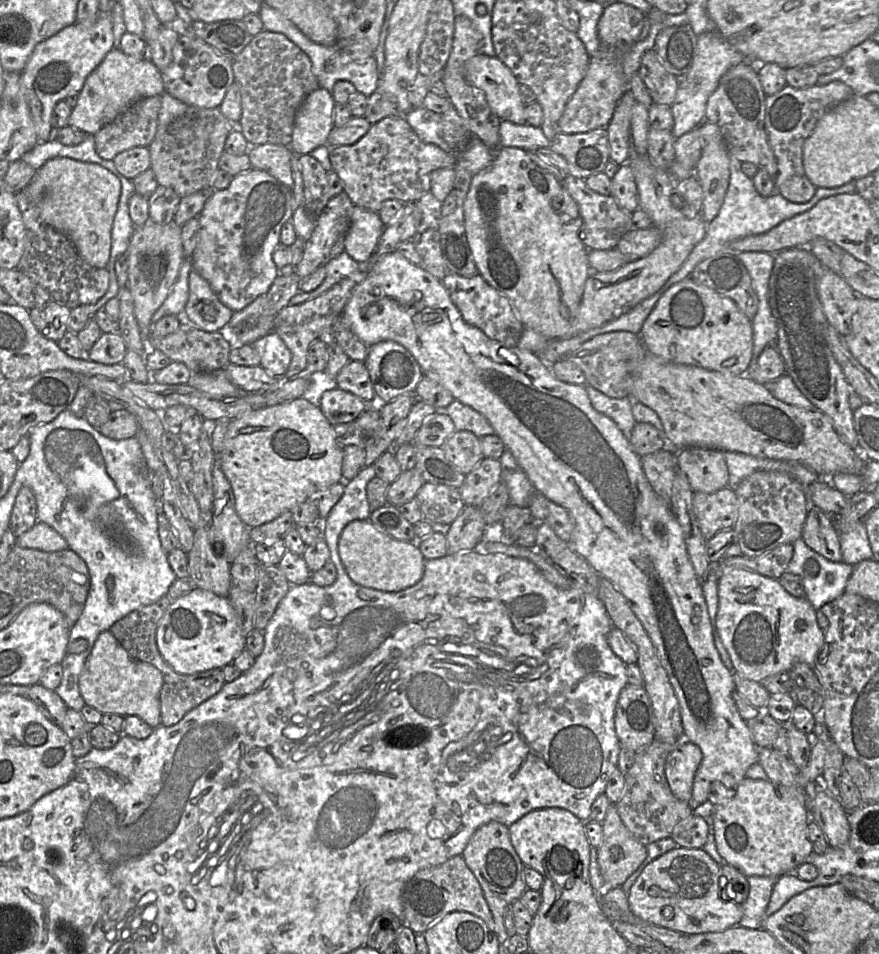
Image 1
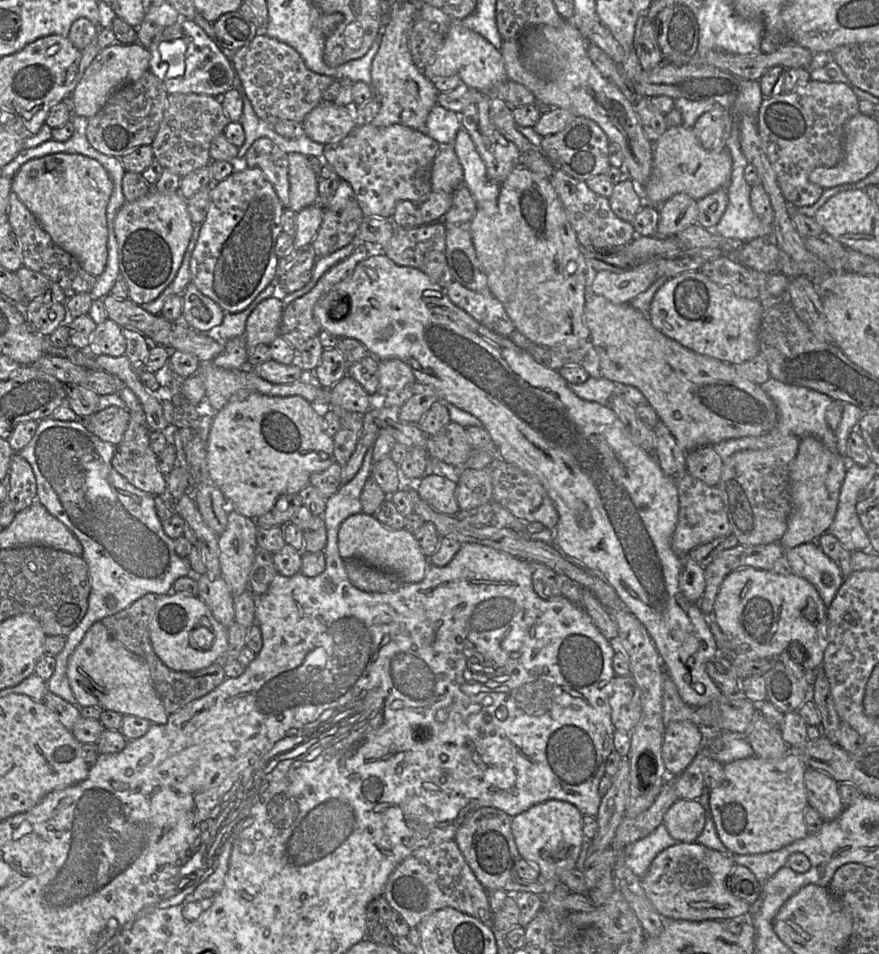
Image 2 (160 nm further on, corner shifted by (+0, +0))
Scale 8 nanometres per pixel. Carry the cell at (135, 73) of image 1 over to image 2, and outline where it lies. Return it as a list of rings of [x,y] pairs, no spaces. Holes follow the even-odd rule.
[[[115,41],[102,49],[84,71],[72,92],[73,115],[93,117],[107,102],[108,98],[122,86],[138,80],[149,71],[150,51],[138,42],[123,44]]]

